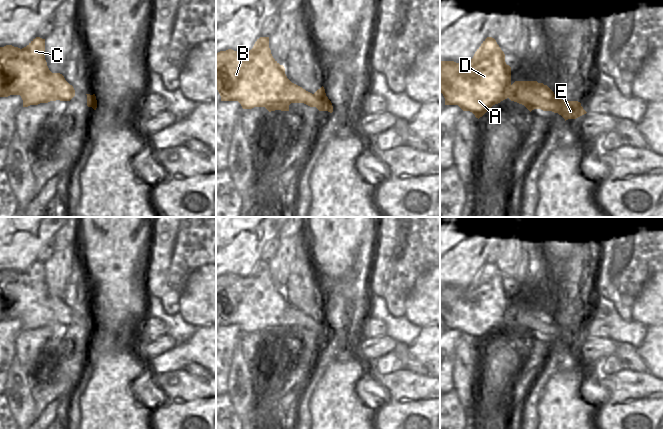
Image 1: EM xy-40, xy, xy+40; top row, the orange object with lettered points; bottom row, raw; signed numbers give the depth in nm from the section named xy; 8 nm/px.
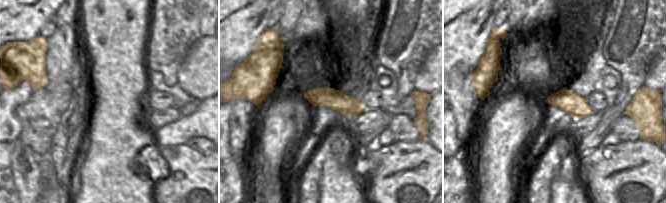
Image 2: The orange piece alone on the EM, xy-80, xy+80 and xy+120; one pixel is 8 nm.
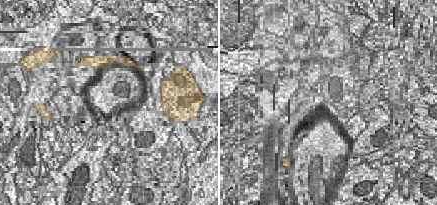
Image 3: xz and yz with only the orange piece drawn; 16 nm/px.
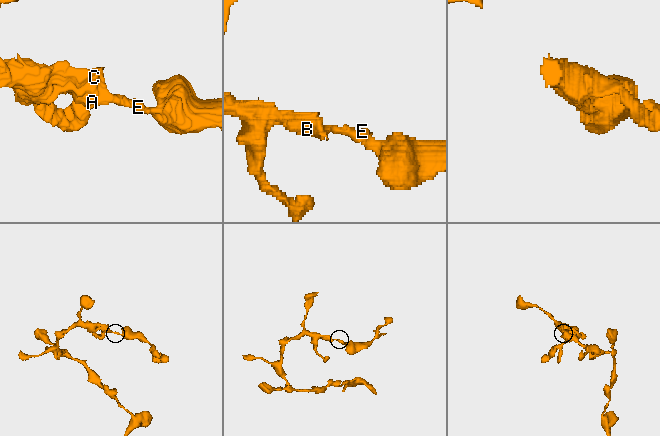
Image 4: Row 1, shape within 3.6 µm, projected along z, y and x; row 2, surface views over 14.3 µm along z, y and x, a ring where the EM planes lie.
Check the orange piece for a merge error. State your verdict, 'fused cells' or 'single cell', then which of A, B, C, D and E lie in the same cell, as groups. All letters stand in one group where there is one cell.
single cell; A B C D E

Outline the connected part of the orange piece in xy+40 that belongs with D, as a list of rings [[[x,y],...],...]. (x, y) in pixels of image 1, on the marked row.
[[[487,37],[475,52],[473,58],[466,63],[440,61],[440,92],[445,98],[445,105],[458,105],[463,111],[472,112],[476,118],[482,117],[493,105],[509,98],[511,101],[524,105],[530,112],[534,109],[552,111],[561,115],[565,121],[576,119],[587,112],[578,101],[564,101],[543,83],[537,81],[515,81],[511,83],[511,67],[505,62],[505,54],[492,37]]]

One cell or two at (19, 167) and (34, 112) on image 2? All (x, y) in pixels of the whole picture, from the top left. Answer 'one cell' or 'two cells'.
two cells

